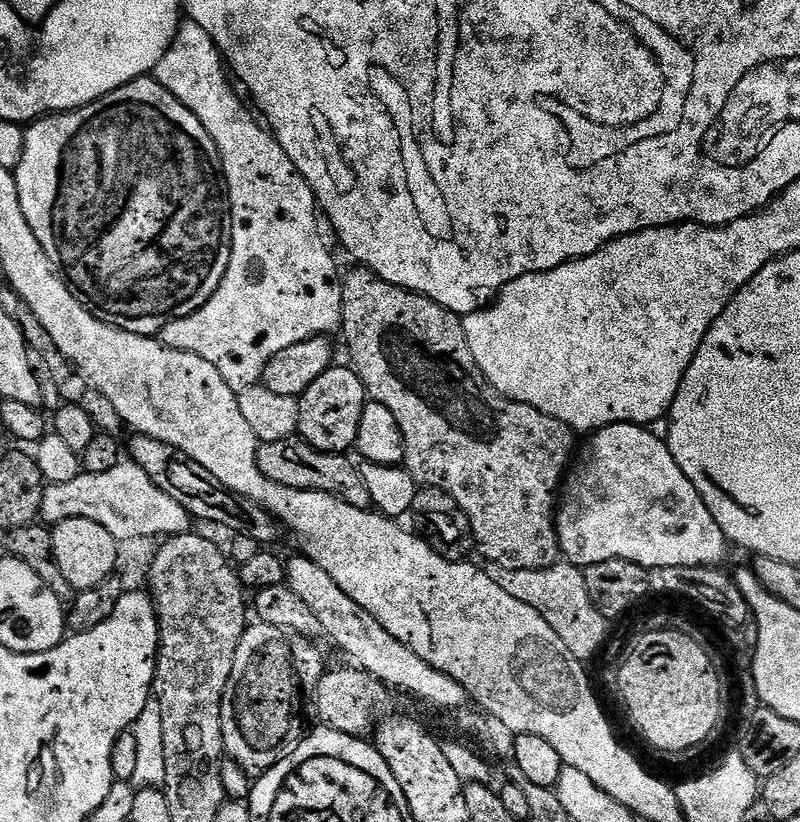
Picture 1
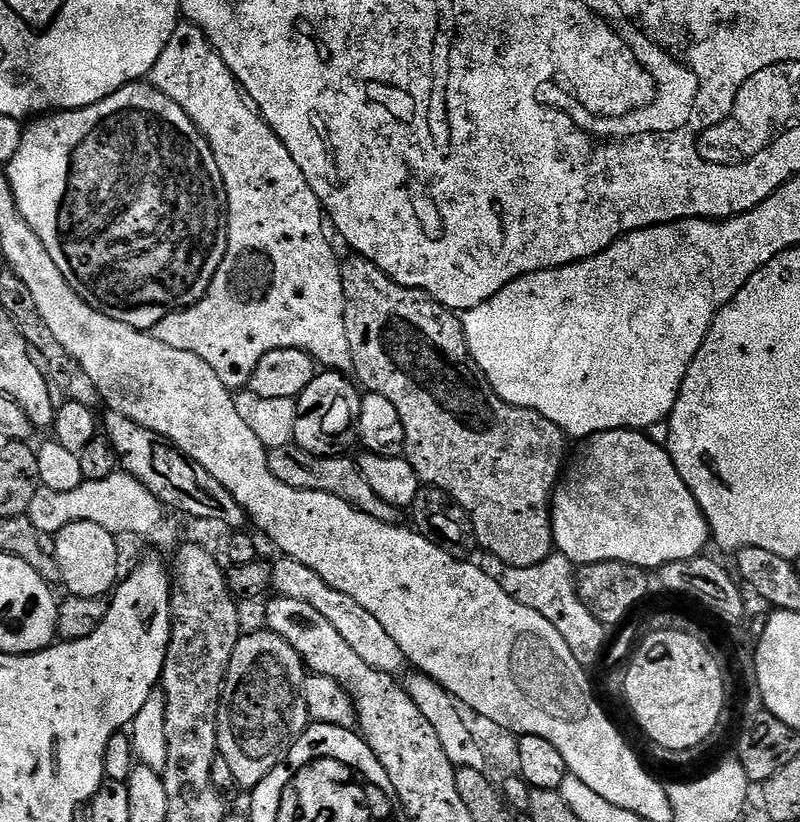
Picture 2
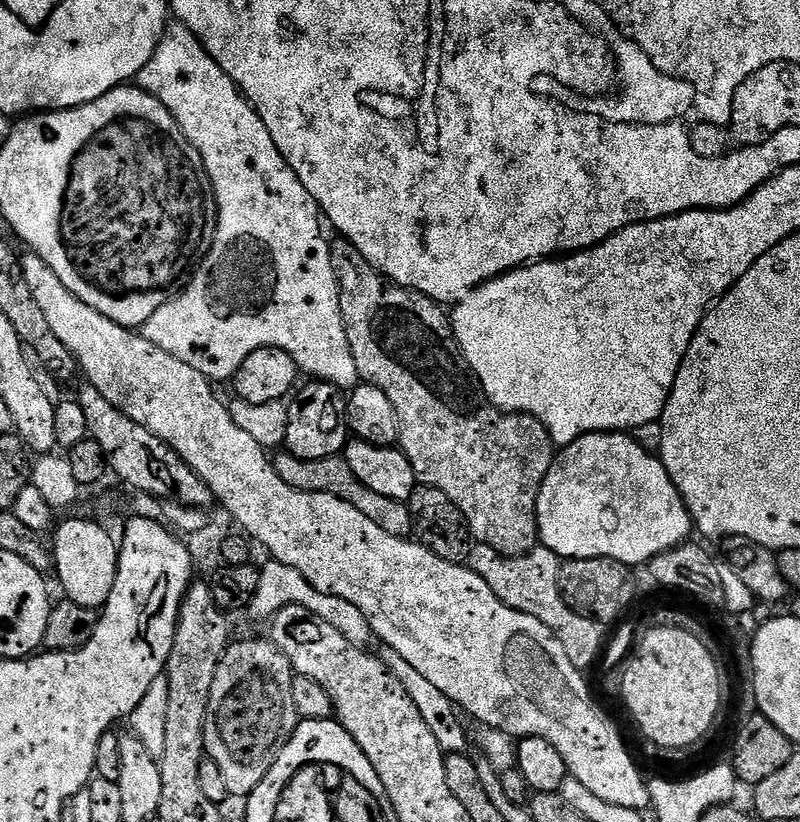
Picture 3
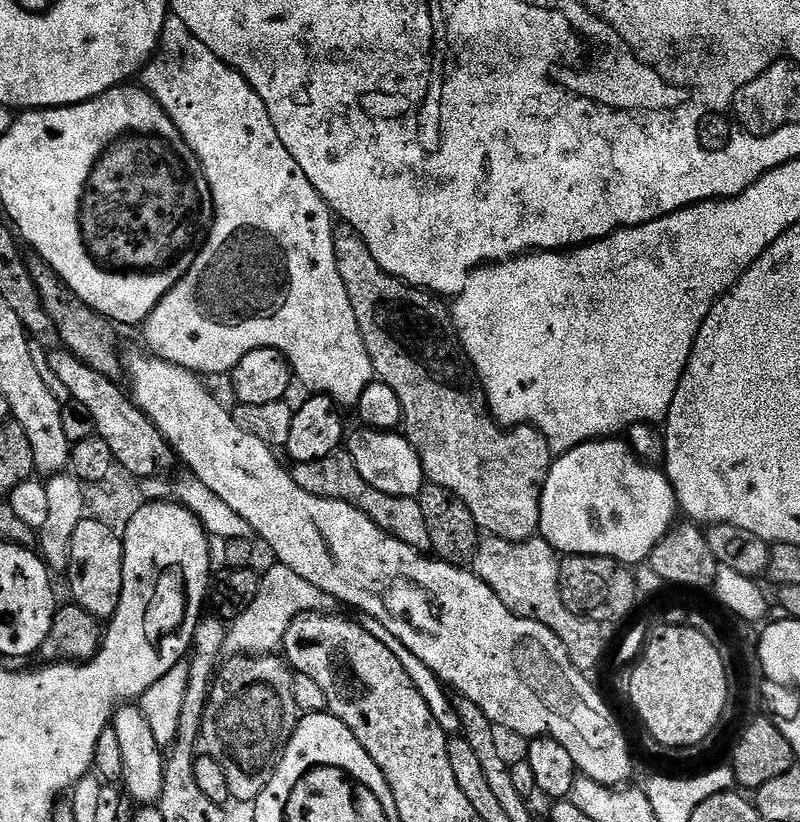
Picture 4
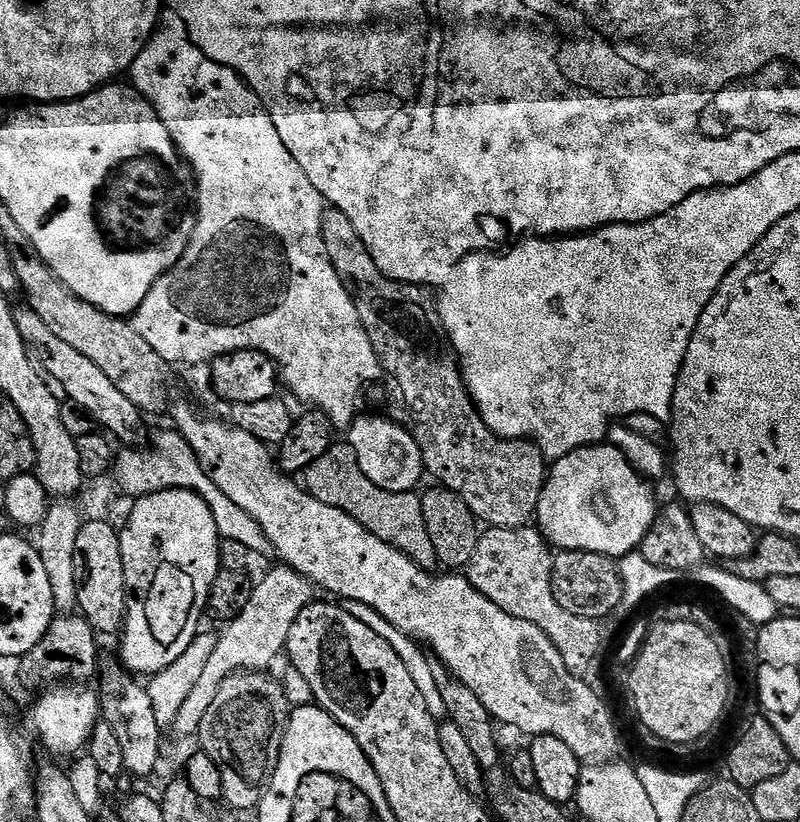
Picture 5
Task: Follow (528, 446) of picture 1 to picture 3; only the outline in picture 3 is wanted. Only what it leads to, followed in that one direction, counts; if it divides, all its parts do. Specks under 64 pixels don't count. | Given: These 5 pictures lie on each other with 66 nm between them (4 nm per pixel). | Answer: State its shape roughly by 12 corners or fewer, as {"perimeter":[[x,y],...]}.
{"perimeter":[[339,257],[352,352],[398,444],[504,554],[558,459],[492,403],[443,303]]}

